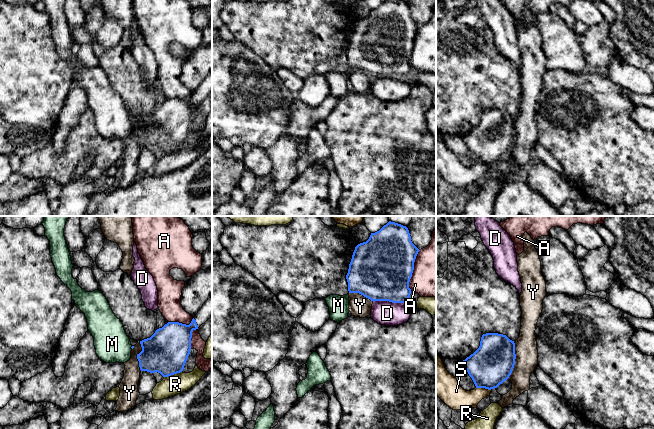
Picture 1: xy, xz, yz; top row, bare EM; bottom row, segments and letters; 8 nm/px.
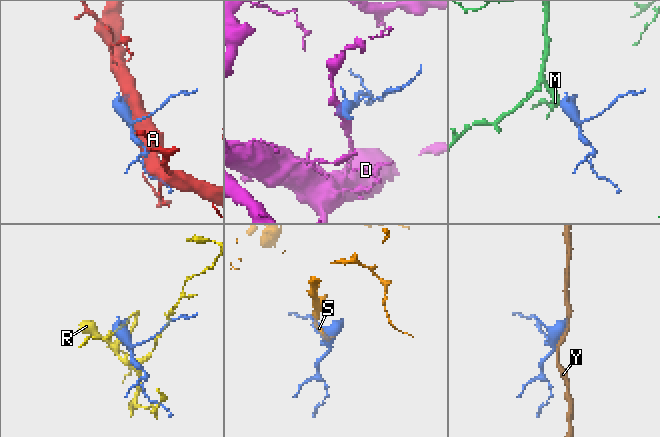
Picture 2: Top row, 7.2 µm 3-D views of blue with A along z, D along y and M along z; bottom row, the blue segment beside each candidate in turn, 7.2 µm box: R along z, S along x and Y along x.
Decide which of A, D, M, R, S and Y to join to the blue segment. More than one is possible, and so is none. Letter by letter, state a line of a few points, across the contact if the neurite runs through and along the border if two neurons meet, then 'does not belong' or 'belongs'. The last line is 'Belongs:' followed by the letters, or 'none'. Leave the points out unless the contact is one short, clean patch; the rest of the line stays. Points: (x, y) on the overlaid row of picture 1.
A: does not belong
D: xz (373, 301), (405, 303) | does not belong
M: xy (132, 347), (132, 346), (115, 346), (112, 344) | belongs
R: does not belong
S: does not belong
Y: yz (515, 343), (515, 364), (511, 374), (506, 379) | does not belong
Belongs: M

